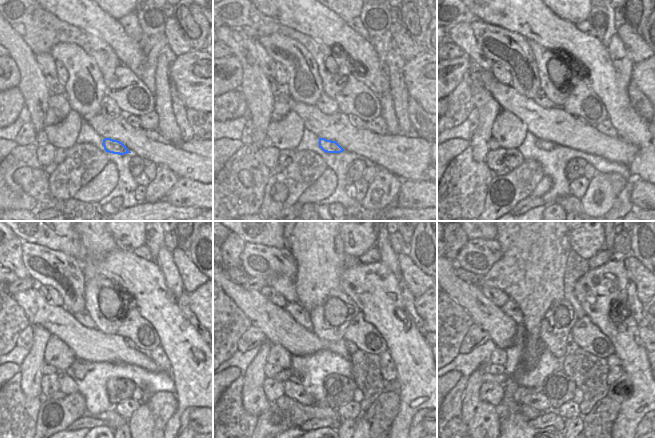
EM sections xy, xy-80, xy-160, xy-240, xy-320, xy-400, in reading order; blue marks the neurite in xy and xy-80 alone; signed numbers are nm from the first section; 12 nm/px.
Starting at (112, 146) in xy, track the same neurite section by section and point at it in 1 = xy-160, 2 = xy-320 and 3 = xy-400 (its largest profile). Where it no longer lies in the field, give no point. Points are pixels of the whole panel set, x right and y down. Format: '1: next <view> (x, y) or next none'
1: next xy-160 (541, 144)
2: next xy-320 (284, 375)
3: next xy-400 (487, 377)

